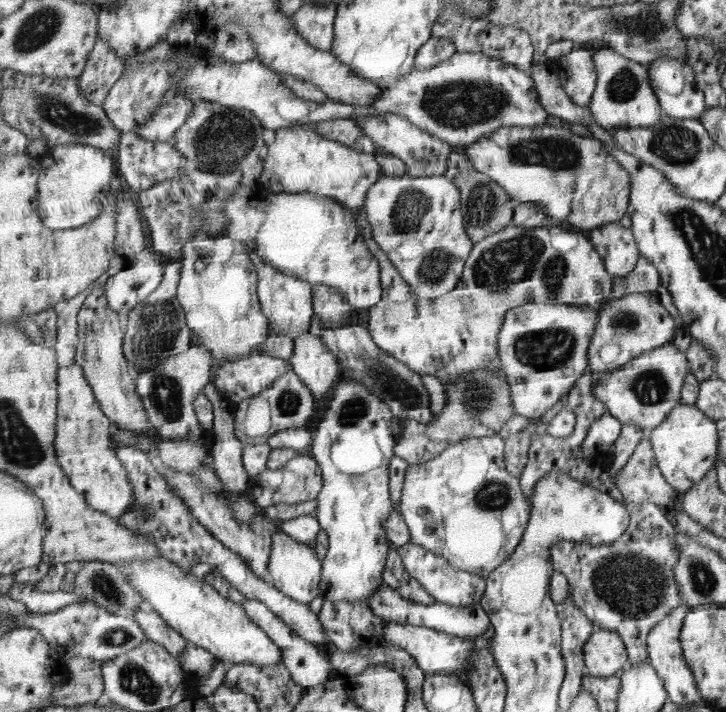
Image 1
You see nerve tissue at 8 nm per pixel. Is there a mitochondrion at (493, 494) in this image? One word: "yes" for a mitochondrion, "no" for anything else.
yes

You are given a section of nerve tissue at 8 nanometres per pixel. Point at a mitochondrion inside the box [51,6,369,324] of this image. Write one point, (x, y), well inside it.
(220, 143)

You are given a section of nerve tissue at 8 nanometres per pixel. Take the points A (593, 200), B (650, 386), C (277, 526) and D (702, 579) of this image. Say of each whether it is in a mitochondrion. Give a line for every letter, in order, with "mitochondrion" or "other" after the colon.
A: other
B: mitochondrion
C: other
D: mitochondrion

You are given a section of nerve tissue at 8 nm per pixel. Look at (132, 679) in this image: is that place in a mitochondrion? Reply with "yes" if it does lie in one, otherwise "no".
yes

